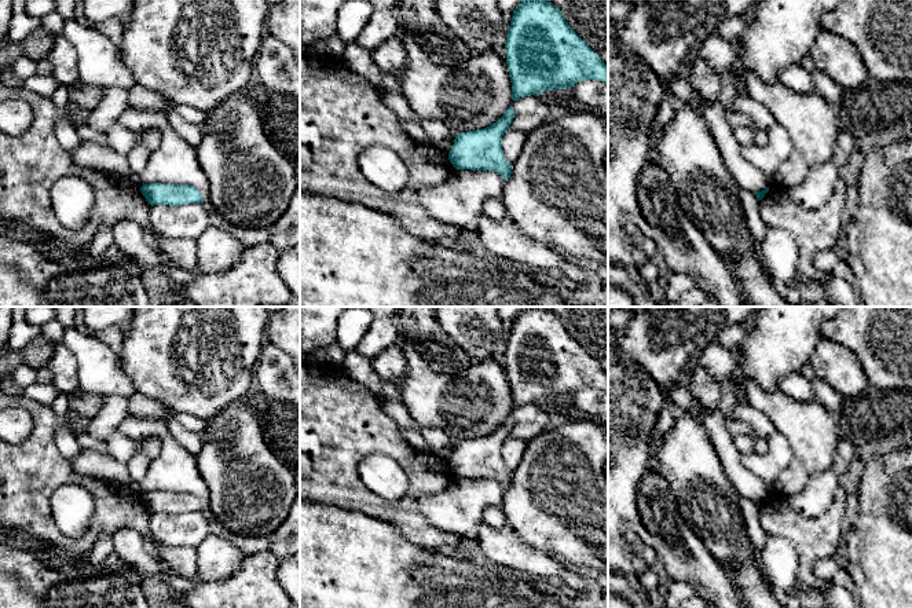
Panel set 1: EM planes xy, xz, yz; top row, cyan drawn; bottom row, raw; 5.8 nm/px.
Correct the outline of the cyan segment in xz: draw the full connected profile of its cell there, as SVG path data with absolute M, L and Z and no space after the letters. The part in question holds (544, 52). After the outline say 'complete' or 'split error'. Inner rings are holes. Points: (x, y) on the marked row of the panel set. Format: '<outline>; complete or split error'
M521 0L505 41L512 99L571 88L582 80L608 83L608 66L547 0Z; complete

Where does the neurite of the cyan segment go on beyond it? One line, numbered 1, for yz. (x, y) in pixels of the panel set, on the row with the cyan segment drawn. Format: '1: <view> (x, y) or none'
1: none

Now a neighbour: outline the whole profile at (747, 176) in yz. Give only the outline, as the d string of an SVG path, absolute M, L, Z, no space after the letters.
M699 96L696 105L700 107L707 128L737 186L751 193L759 193L769 187L766 173L743 157L741 146L732 132L722 103L719 100L707 102Z

